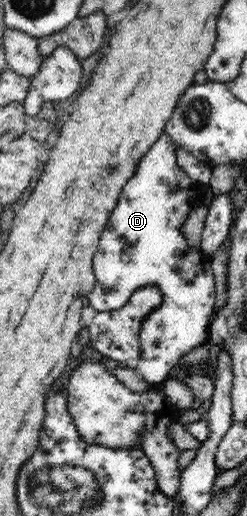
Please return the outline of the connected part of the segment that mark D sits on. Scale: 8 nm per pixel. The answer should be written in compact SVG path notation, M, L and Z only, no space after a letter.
M163 134L151 151L145 154L137 166L137 173L129 179L119 196L117 205L111 211L109 219L98 241L95 253L96 288L88 295L88 305L99 312L110 312L121 309L129 303L135 291L147 286L157 286L161 292L161 305L155 307L140 329L140 347L137 361L134 363L137 372L151 384L163 382L171 368L178 363L179 357L201 345L207 338L213 307L215 305L216 277L212 272L209 255L189 247L182 232L183 224L199 205L201 194L205 191L206 181L201 185L185 174L177 163L176 151L181 148L169 134Z

